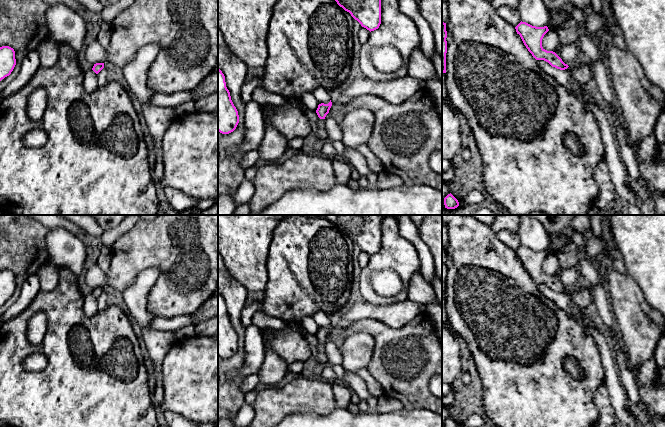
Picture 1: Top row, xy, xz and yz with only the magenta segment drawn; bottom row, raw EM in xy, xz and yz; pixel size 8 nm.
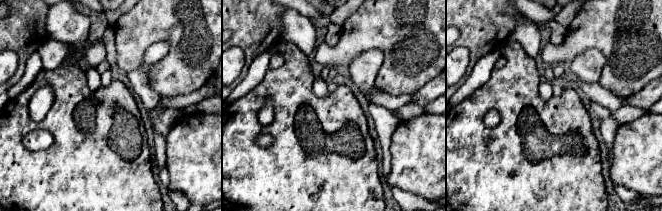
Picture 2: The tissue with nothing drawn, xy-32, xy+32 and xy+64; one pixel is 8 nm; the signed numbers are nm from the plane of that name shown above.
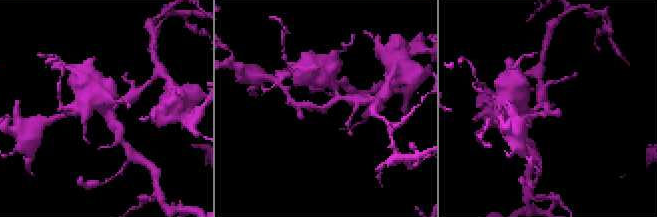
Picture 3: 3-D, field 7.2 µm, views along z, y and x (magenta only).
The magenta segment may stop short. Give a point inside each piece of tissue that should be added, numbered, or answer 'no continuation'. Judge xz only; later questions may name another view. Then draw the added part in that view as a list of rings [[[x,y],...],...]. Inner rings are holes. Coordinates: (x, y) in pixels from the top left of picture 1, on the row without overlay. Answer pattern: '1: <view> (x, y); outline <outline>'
1: xz (321, 357); outline [[[319,343],[318,345],[318,352],[317,352],[316,360],[320,367],[328,364],[328,358],[326,355],[324,343]]]

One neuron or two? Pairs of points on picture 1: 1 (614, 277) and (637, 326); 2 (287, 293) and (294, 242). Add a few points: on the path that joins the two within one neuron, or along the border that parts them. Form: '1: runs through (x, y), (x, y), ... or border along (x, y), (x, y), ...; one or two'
1: runs through (623, 289), (634, 314); one
2: runs through (278, 280), (278, 259), (282, 255); one

